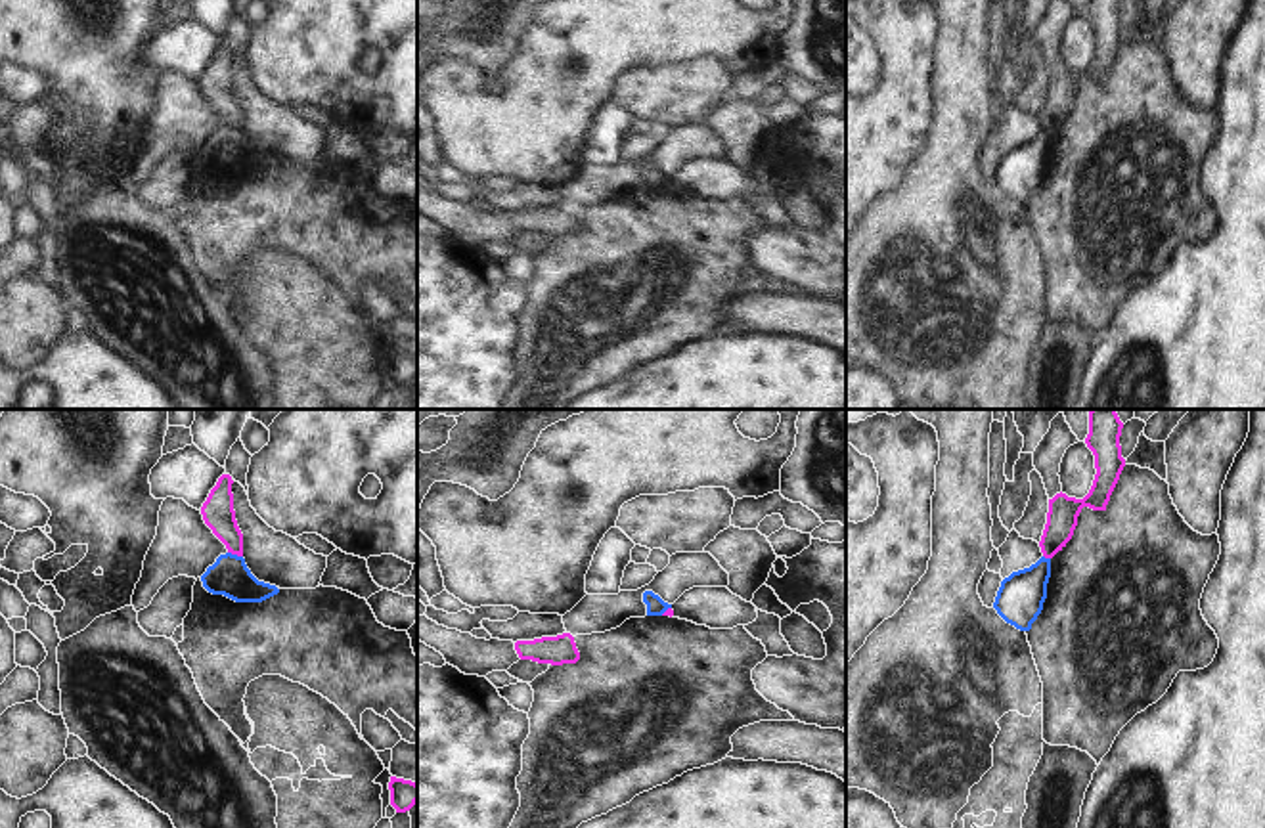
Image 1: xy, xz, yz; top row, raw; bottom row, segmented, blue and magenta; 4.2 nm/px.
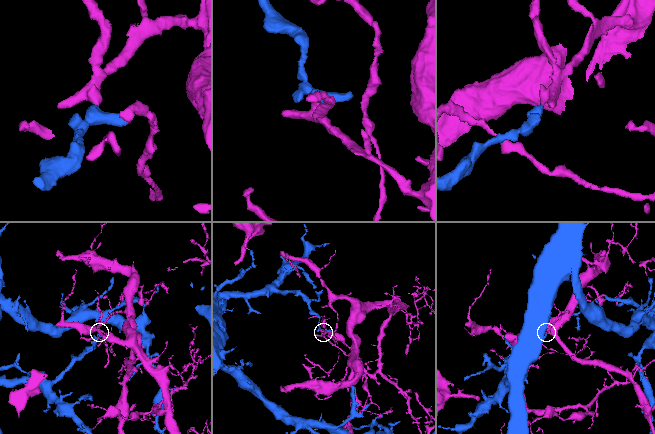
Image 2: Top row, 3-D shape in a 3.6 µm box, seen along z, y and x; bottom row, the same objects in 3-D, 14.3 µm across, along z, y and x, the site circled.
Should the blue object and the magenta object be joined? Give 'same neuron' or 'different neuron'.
different neuron

